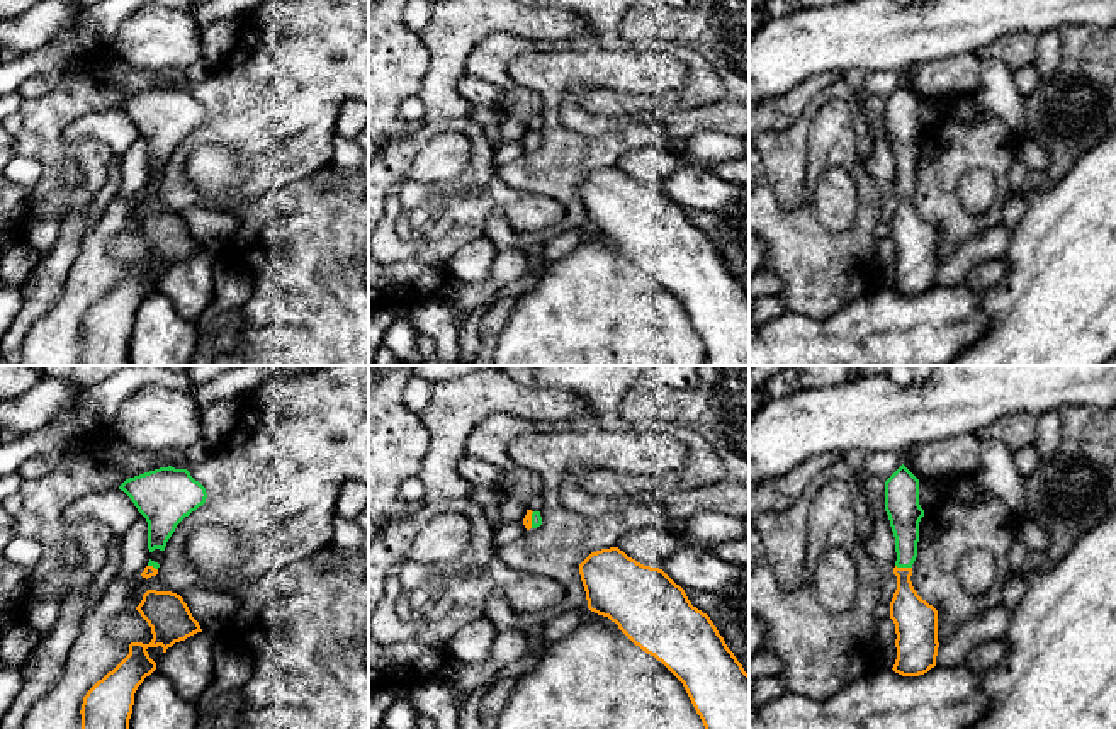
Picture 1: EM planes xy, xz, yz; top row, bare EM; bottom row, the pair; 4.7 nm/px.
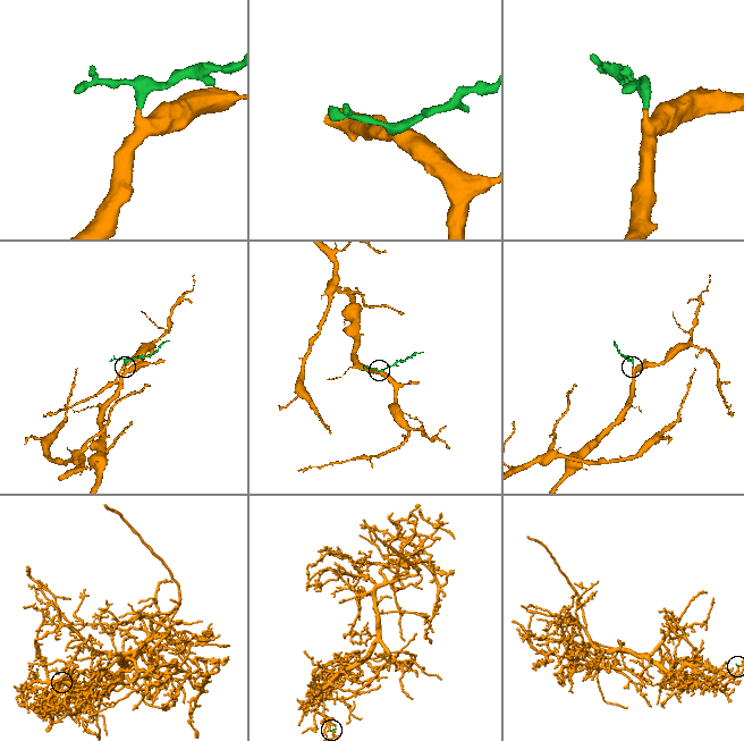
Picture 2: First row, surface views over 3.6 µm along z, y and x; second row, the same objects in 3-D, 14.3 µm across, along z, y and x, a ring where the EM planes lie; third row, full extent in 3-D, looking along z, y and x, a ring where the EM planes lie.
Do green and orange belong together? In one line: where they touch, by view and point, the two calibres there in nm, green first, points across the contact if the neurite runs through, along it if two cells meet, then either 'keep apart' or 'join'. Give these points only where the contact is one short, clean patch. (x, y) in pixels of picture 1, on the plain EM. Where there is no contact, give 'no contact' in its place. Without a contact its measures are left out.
yz (904, 186) | 160/190 nm | across yz (904, 133), (904, 186), (906, 226), (914, 237) | join

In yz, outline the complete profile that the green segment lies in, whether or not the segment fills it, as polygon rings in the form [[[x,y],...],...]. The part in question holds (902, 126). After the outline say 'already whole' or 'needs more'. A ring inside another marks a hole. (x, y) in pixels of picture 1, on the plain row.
[[[904,83],[885,100],[885,131],[897,172],[897,209],[890,221],[897,253],[892,289],[902,296],[919,296],[936,285],[938,229],[917,214],[910,201],[924,129],[919,124],[919,99]]] | needs more

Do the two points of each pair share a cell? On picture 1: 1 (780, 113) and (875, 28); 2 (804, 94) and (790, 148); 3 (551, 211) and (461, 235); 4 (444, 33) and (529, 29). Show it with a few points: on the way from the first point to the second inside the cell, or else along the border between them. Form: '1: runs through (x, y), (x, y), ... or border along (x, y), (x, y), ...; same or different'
1: border along (841, 72), (809, 75), (789, 92); different
2: border along (822, 87), (789, 126), (766, 133); different
3: runs through (529, 211), (517, 206), (488, 206), (481, 213); same
4: runs through (464, 21), (508, 21); same

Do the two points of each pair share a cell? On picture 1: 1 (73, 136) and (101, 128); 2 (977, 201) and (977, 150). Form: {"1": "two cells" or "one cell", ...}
{"1": "one cell", "2": "two cells"}

